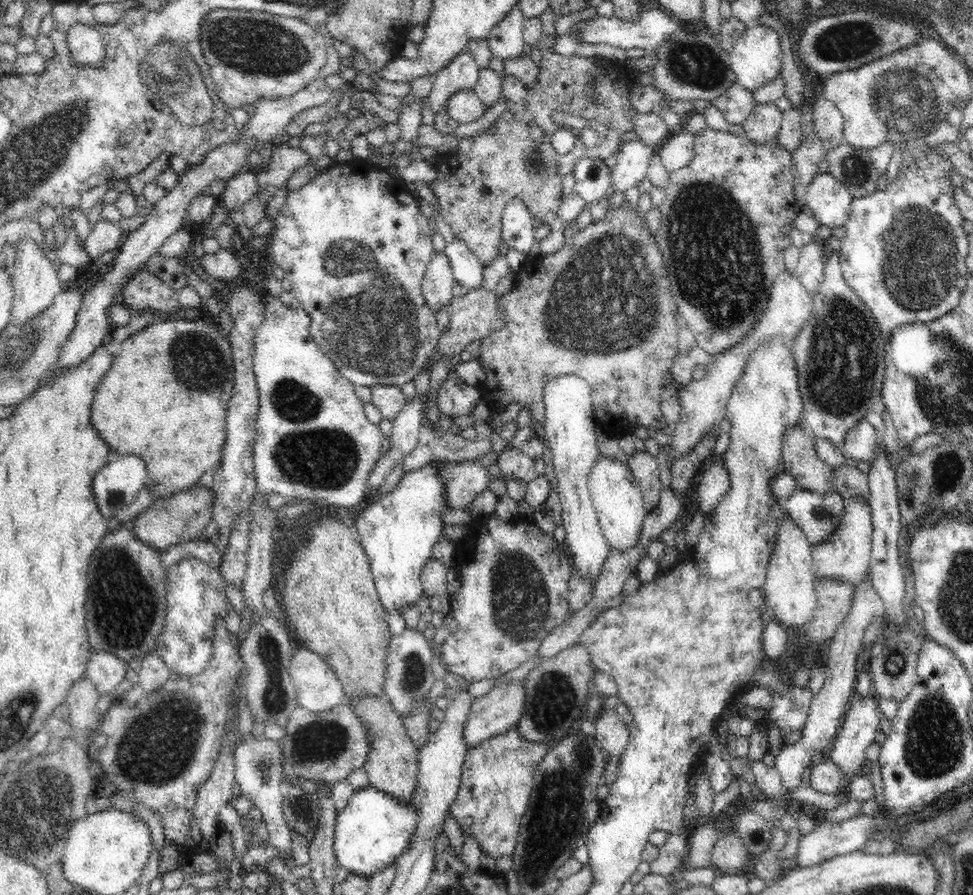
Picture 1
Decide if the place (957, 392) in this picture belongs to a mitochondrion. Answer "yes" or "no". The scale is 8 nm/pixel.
yes

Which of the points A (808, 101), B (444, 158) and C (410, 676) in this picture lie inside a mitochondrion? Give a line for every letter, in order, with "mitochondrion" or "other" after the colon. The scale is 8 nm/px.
A: other
B: other
C: mitochondrion

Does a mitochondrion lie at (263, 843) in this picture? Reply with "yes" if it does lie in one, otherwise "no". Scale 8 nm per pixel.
no

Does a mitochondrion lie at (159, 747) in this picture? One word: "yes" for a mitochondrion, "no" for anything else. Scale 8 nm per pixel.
yes

